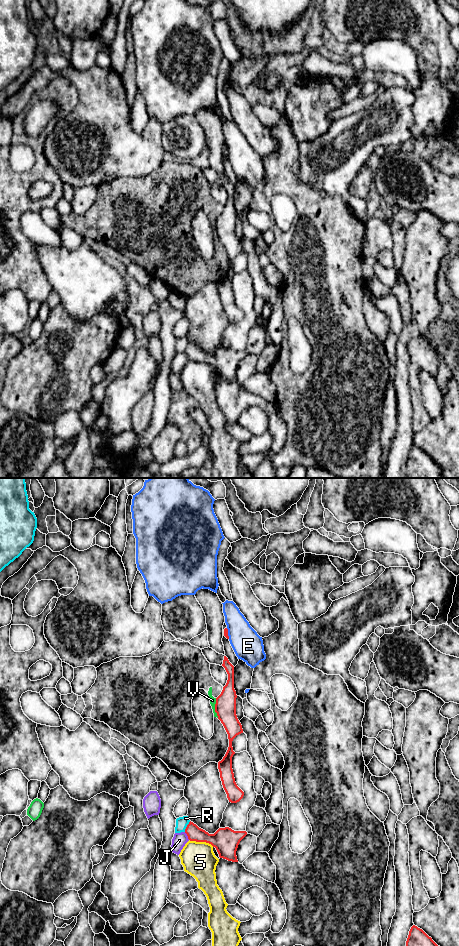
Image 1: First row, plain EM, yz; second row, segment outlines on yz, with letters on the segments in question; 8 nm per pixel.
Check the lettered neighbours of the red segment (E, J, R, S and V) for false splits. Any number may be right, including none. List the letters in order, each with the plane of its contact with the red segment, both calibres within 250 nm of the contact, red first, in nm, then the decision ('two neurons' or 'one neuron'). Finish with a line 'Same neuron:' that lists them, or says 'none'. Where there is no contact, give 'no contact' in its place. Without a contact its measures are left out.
E: meets red in yz; 30 nm thick on the red side, 240 nm on the other; two neurons
J: meets red in yz; 120 nm thick on the red side, 120 nm on the other; two neurons
R: meets red in yz; 120 nm thick on the red side, 100 nm on the other; two neurons
S: meets red in yz; 200 nm thick on the red side, 280 nm on the other; two neurons
V: meets red in yz; 170 nm thick on the red side, 50 nm on the other; two neurons
Same neuron: none

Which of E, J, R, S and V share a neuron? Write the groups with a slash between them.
E / J / R / S / V

